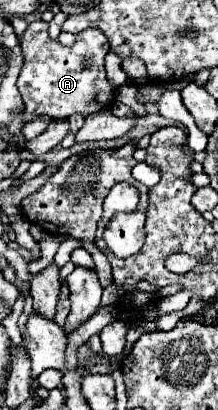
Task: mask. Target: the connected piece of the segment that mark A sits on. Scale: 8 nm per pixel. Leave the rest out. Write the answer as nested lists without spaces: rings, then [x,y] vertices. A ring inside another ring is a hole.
[[[38,19],[28,25],[24,35],[20,37],[20,43],[24,53],[24,67],[18,77],[18,87],[24,101],[24,123],[40,115],[46,115],[50,119],[68,119],[74,113],[82,113],[84,117],[88,117],[114,105],[116,87],[108,81],[104,71],[104,57],[110,47],[100,29],[84,29],[80,35],[76,35],[76,43],[72,47],[66,47],[58,39],[52,39],[48,35],[48,23]],[[84,63],[88,63],[86,69],[80,67]]]

